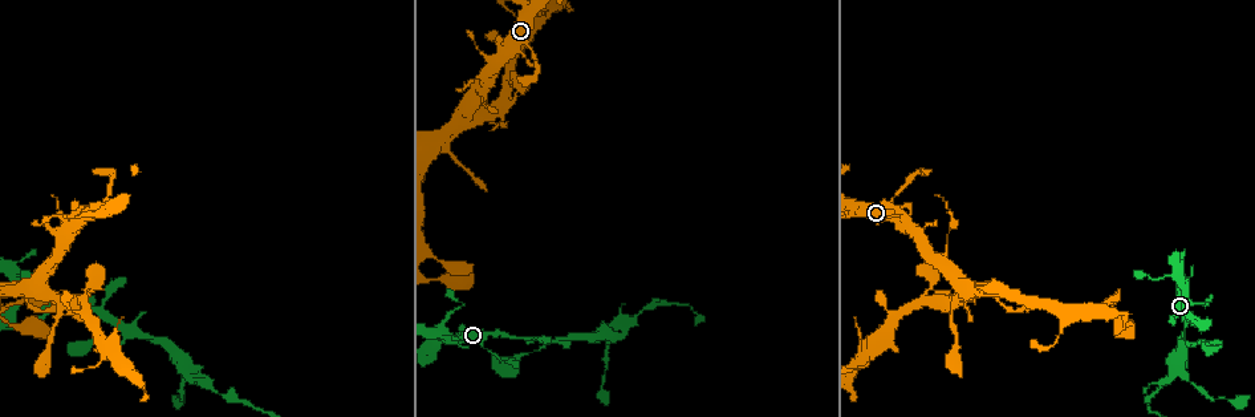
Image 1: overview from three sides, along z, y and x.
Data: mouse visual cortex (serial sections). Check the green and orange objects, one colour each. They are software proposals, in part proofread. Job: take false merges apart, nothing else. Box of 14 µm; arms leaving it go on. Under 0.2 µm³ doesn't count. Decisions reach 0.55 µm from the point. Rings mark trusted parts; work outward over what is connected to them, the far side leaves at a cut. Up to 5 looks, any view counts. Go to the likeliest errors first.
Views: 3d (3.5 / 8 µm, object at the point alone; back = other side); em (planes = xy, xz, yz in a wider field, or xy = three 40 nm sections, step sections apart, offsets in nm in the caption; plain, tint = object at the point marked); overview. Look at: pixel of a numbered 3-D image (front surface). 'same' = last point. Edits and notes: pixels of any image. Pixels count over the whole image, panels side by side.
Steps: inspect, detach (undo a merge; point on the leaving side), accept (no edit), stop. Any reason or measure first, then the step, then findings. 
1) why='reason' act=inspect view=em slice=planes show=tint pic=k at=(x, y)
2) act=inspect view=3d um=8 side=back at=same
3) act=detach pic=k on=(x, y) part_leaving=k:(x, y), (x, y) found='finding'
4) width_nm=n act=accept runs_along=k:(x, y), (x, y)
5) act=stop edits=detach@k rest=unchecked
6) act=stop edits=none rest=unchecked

why='abrupt turn' act=inspect view=3d um=8 pic=1 at=(1185, 328)

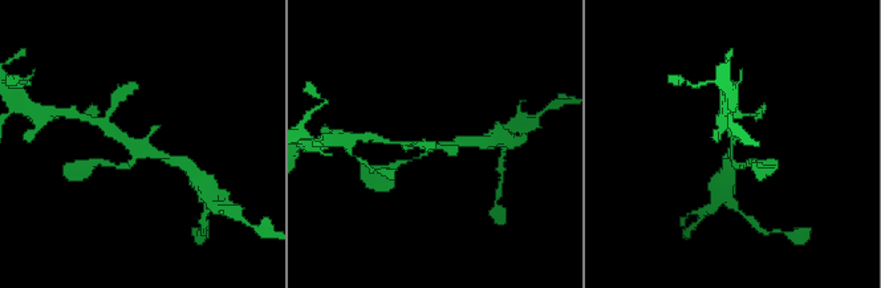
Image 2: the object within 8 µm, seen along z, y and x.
act=inspect view=em slice=xy step=2 show=tint pic=2 at=(734, 145)

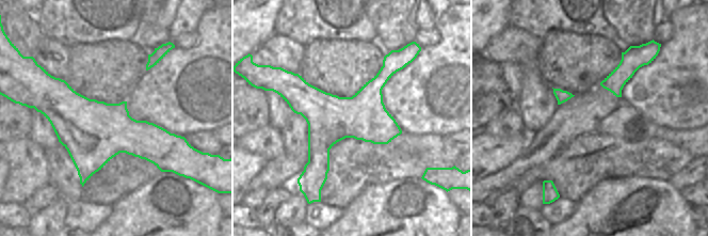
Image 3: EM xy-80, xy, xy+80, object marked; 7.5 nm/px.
act=accept runs_along=2:(101, 122), (167, 157) found='all the same cell'

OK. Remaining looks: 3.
why='thick turns thin' act=inspect view=3d um=8 pic=1 at=(618, 322)

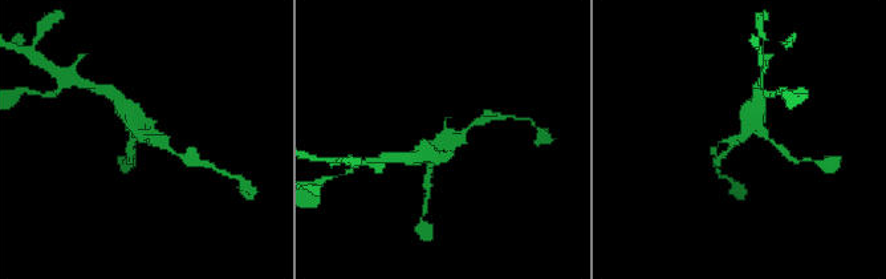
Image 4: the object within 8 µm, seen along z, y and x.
act=inspect view=em slice=xy step=2 show=tint pic=4 at=(739, 138)

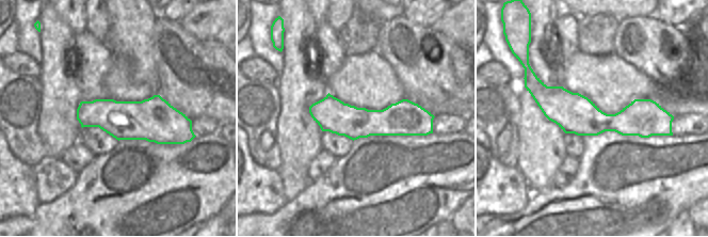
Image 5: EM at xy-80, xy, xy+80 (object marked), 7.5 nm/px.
act=accept runs_along=5:(532, 88), (593, 122), (664, 127) found='continuous, no second cell'

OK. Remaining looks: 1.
act=stop edits=none rest=unchecked

